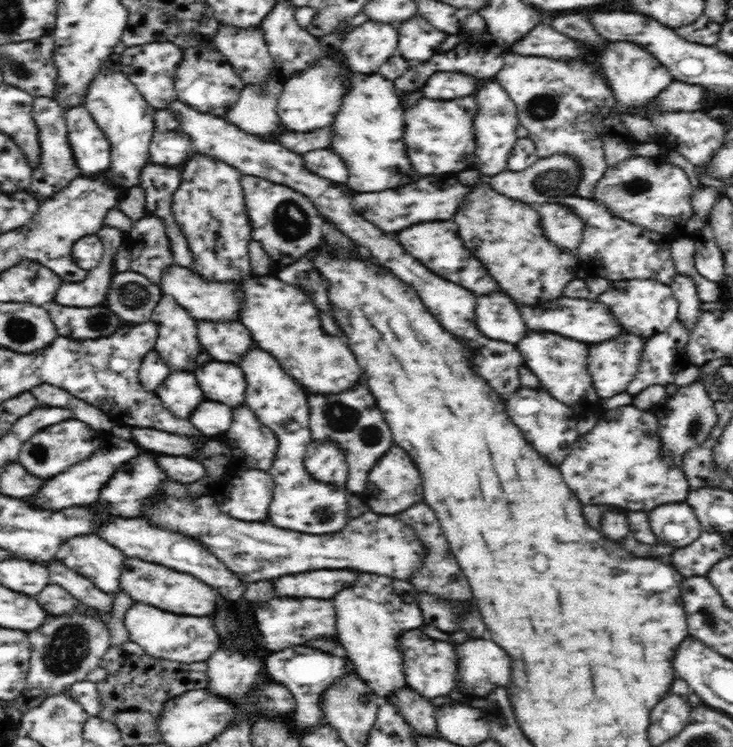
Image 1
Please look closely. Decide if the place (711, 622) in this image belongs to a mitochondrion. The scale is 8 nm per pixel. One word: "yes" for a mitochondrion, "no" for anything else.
yes

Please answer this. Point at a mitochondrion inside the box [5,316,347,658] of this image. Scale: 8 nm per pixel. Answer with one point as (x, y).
(41, 453)

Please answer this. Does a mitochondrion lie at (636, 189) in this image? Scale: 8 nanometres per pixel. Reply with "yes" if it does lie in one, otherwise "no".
yes

